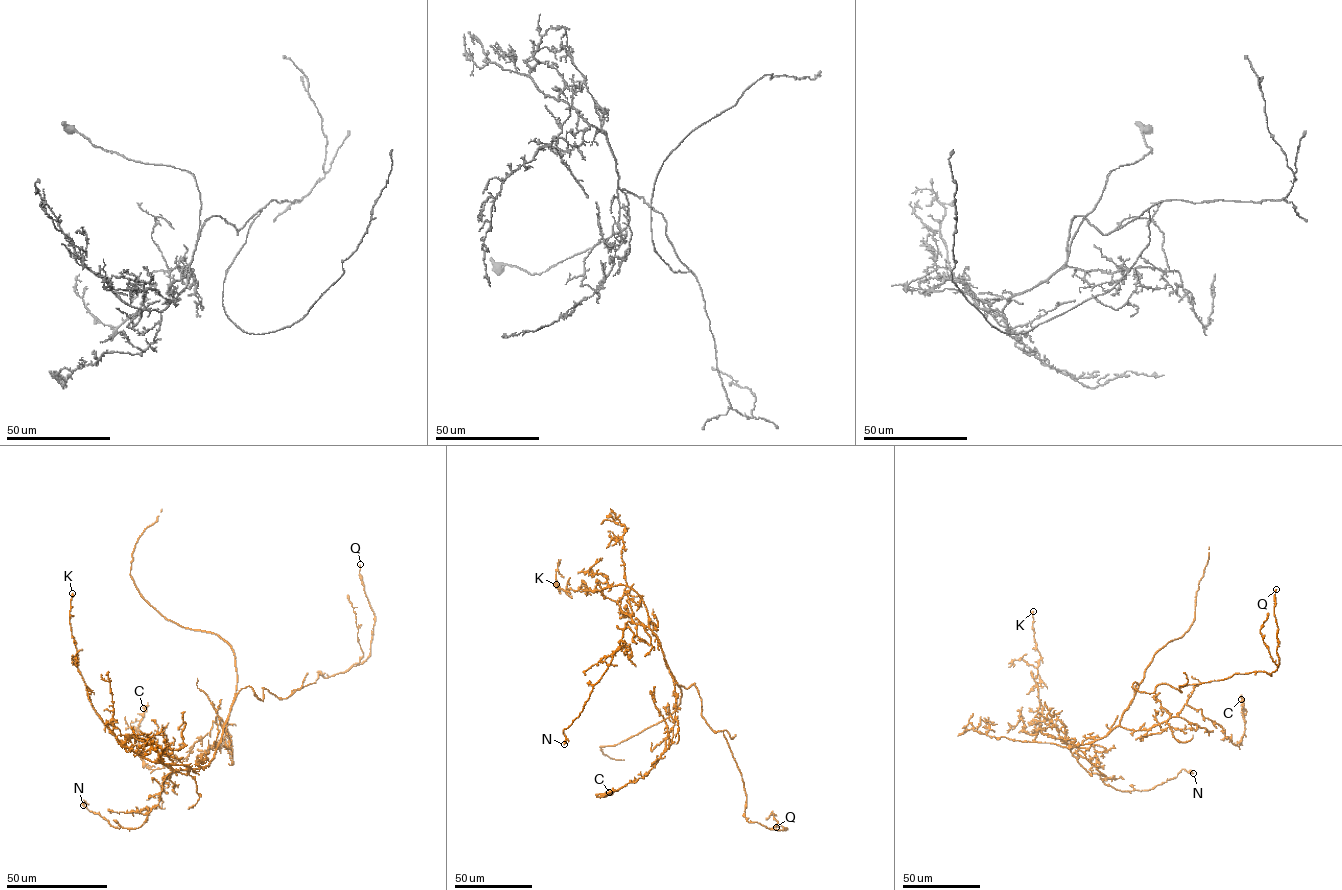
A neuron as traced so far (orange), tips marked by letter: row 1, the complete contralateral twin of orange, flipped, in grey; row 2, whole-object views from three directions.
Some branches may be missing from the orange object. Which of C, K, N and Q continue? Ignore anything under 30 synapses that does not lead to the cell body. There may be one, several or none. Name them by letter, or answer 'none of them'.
none of them

